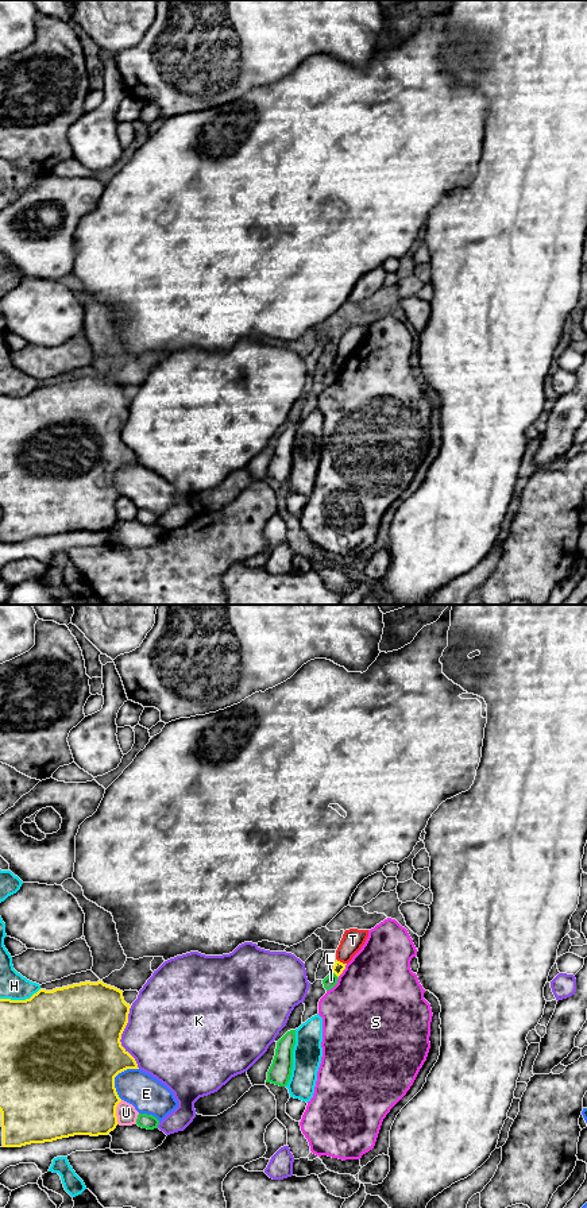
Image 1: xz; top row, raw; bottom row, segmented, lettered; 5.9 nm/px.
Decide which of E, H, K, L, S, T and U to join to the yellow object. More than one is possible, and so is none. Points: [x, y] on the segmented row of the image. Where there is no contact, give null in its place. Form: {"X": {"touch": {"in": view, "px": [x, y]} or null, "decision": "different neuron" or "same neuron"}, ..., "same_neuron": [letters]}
{"E": {"touch": {"in": "xz", "px": [115, 1076]}, "decision": "different neuron"}, "H": {"touch": {"in": "xz", "px": [19, 1000]}, "decision": "different neuron"}, "K": {"touch": {"in": "xz", "px": [120, 1037]}, "decision": "different neuron"}, "L": {"touch": {"in": "xz", "px": [335, 973]}, "decision": "different neuron"}, "S": {"touch": {"in": "xz", "px": [343, 969]}, "decision": "different neuron"}, "T": {"touch": {"in": "xz", "px": [342, 963]}, "decision": "different neuron"}, "U": {"touch": {"in": "xz", "px": [115, 1112]}, "decision": "different neuron"}, "same_neuron": []}

